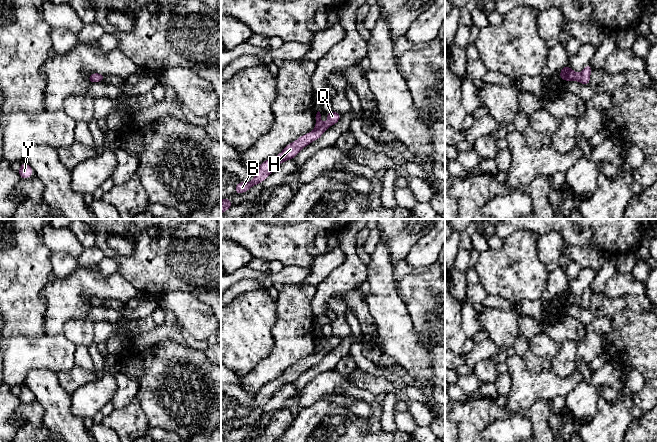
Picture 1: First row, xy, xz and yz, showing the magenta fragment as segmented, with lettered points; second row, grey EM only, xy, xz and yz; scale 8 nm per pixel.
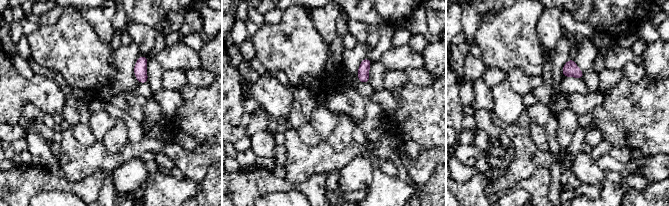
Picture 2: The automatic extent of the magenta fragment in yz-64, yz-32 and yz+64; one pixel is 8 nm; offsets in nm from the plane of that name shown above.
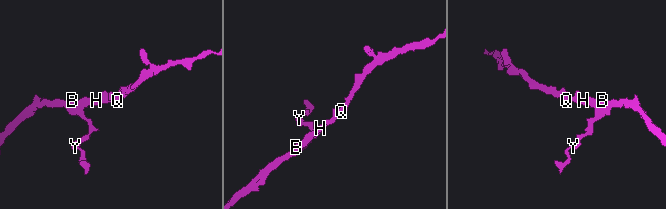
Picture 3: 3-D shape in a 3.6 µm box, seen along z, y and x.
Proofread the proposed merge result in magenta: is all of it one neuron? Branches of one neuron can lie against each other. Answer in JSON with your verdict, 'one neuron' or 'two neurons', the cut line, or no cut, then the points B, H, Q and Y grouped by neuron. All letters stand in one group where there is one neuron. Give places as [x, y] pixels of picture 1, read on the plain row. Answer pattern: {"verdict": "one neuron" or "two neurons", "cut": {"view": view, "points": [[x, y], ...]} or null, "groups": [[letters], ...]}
{"verdict": "one neuron", "cut": null, "groups": [["B", "H", "Q", "Y"]]}

